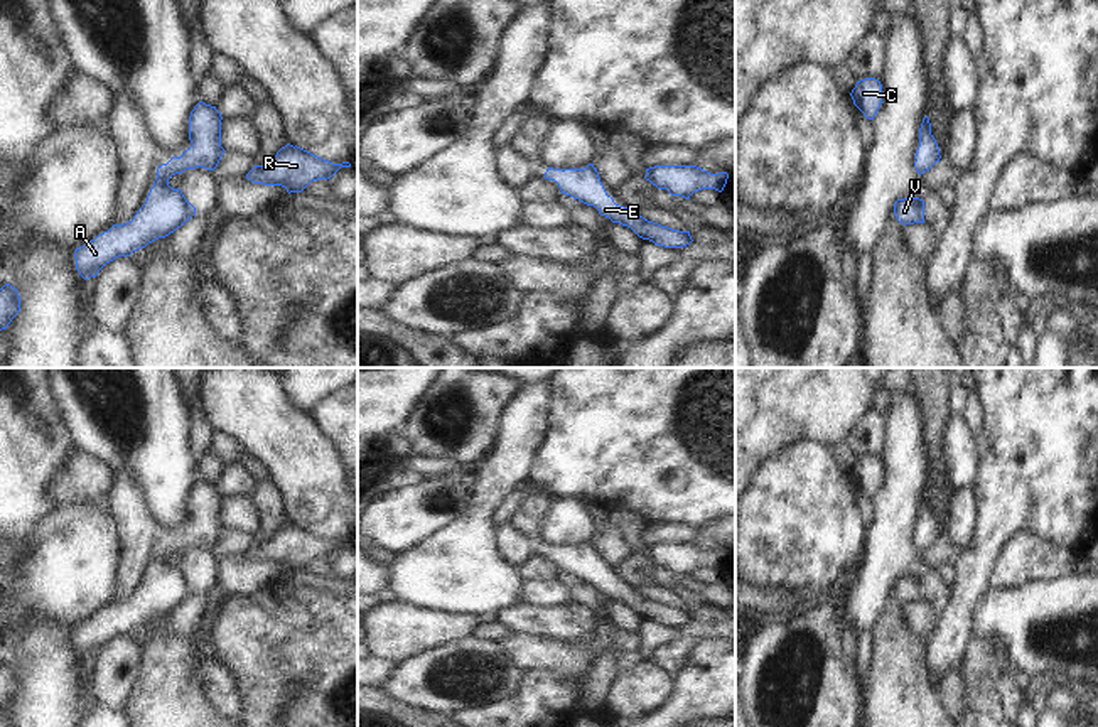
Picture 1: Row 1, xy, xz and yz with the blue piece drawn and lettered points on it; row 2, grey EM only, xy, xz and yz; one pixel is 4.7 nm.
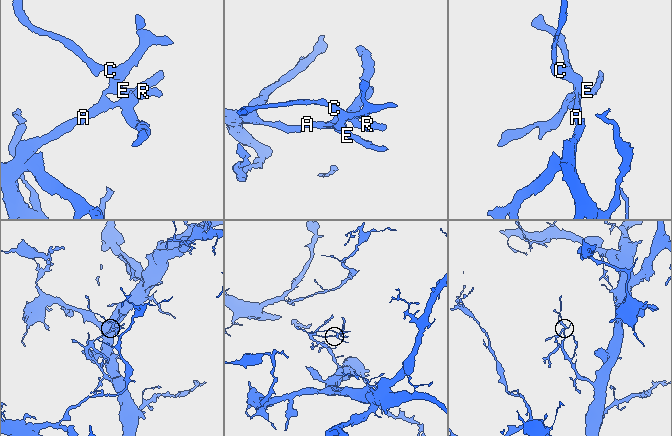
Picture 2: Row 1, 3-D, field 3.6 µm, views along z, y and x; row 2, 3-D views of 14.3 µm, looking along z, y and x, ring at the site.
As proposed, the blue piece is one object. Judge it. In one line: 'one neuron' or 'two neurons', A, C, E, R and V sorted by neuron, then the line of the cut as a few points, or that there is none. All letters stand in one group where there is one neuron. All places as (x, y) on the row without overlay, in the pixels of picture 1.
one neuron; groups A C E R V; cut none

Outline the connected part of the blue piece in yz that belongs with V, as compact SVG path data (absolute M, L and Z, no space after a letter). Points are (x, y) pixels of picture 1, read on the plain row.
M904 575L894 580L894 594L899 600L924 600L924 579L919 575Z

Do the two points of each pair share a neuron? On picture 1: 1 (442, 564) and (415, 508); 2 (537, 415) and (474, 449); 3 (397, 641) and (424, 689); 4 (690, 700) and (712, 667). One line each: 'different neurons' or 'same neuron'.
1: different neurons
2: different neurons
3: different neurons
4: same neuron

